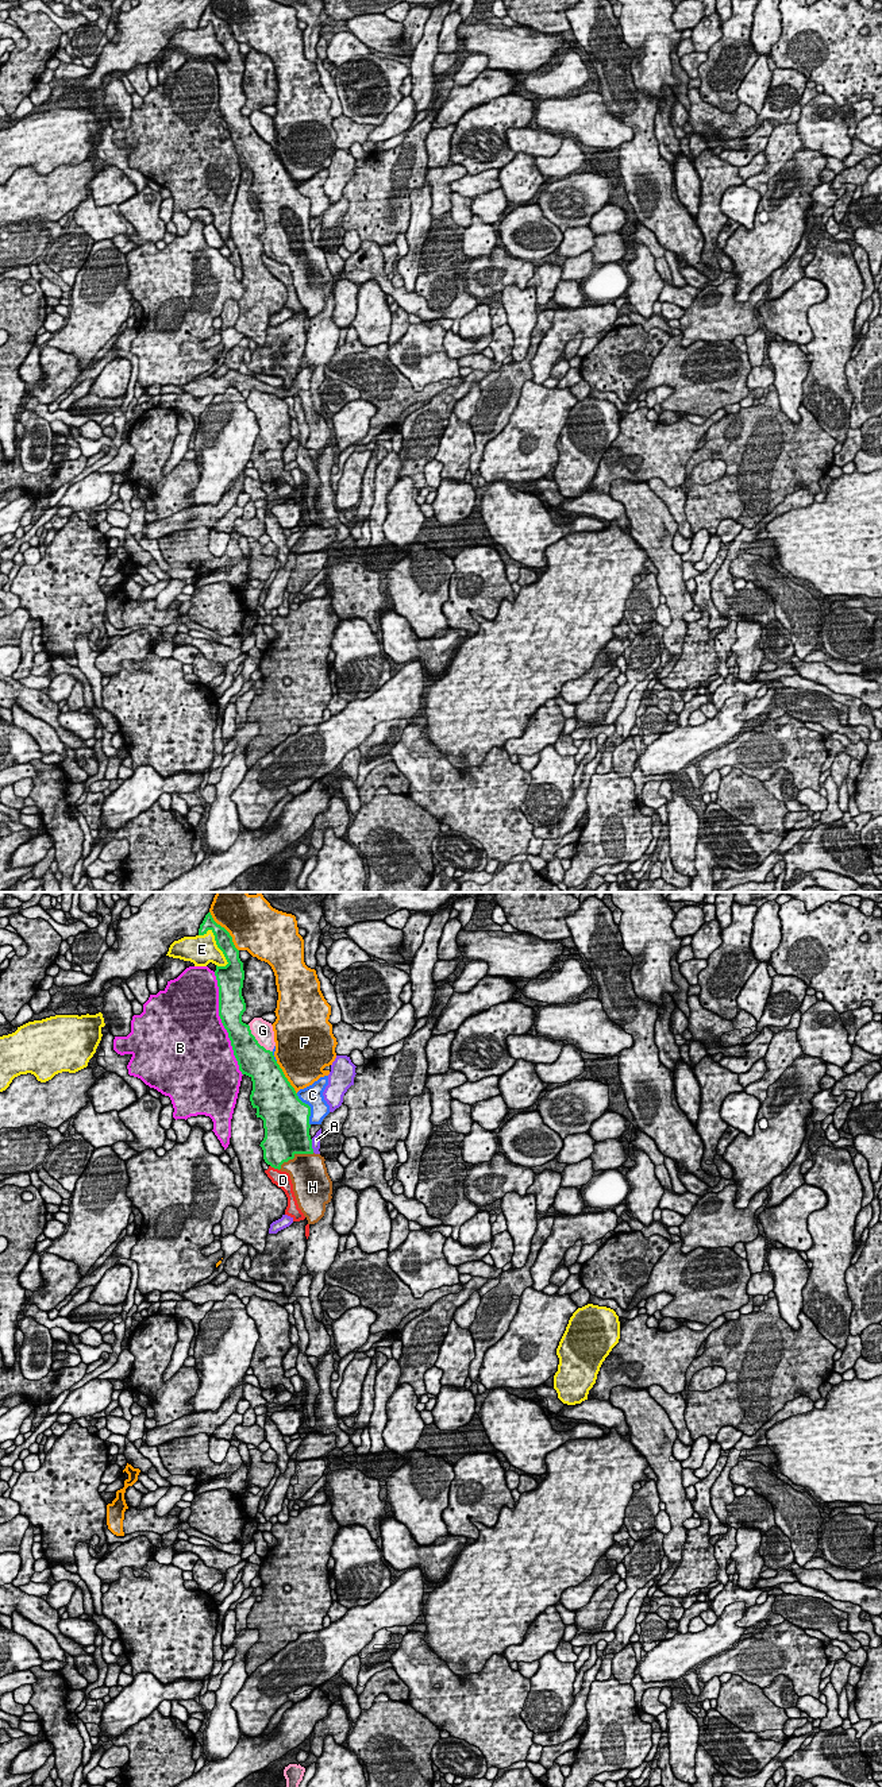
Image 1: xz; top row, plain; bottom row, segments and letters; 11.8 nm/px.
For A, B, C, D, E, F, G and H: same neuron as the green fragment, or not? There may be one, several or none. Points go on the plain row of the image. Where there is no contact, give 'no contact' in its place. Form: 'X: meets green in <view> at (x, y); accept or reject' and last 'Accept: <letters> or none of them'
A: meets green in xz at (311, 239); reject
B: meets green in xz at (222, 115); reject
C: meets green in xz at (309, 201); reject
D: meets green in xz at (274, 261); reject
E: meets green in xz at (216, 37); reject
F: meets green in xz at (226, 23); reject
G: meets green in xz at (257, 134); reject
H: meets green in xz at (293, 249); accept
Accept: H

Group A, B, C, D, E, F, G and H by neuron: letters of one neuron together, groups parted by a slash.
A / B / C / D / E / F / G / H

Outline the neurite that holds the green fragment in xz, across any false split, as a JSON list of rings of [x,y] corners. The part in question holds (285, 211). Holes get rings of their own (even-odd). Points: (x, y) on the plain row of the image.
[[[211,5],[205,8],[200,18],[199,28],[207,27],[208,23],[213,26],[216,38],[228,55],[226,59],[216,58],[215,63],[219,80],[219,109],[228,126],[239,163],[253,174],[250,194],[253,201],[257,202],[257,211],[263,213],[265,221],[265,231],[259,238],[263,243],[263,252],[271,260],[286,265],[290,269],[299,301],[307,310],[308,317],[315,317],[324,309],[326,298],[332,292],[332,274],[327,266],[324,250],[315,247],[312,242],[309,228],[311,200],[299,192],[294,181],[274,153],[273,144],[261,139],[251,127],[250,119],[242,115],[242,108],[246,104],[246,96],[242,89],[243,55],[239,51],[239,43],[235,40],[232,30],[213,13]]]

